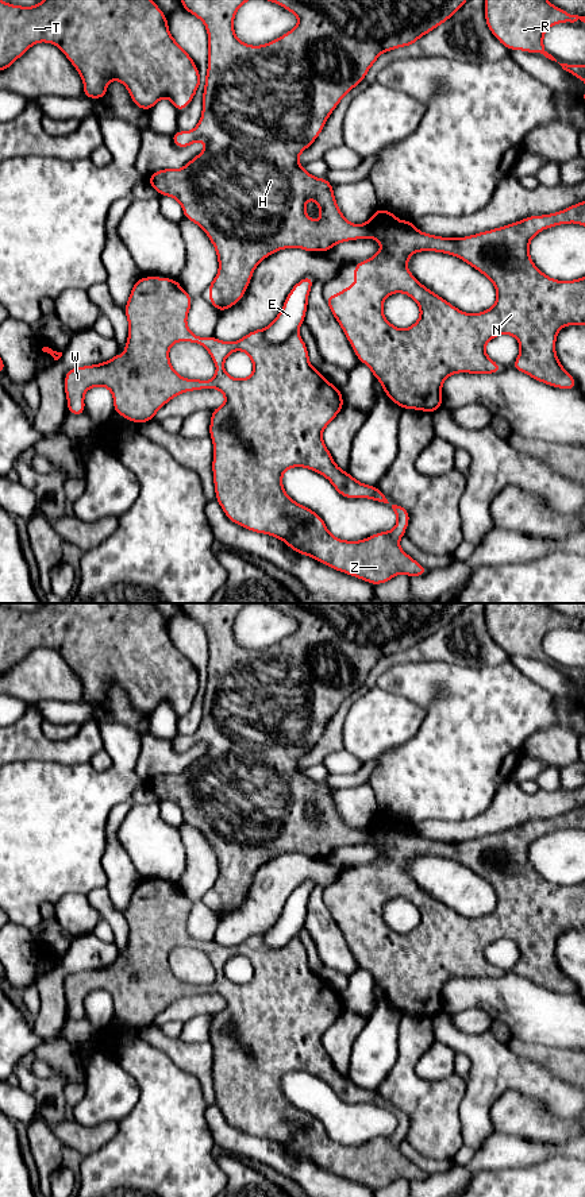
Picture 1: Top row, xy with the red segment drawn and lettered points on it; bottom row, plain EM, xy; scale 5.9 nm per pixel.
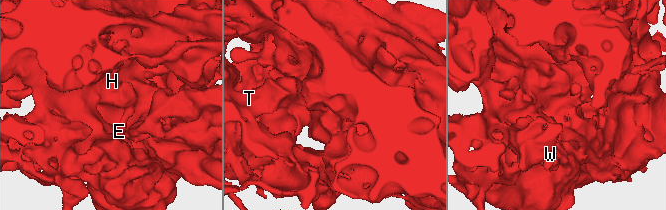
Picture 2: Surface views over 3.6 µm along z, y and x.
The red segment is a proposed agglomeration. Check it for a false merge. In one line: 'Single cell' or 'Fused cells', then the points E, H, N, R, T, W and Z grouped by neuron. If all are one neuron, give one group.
Fused cells. Groups: E / H N R T W Z

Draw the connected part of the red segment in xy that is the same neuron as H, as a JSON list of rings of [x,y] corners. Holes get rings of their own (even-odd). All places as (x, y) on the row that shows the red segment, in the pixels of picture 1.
[[[181,0],[185,11],[199,18],[208,32],[208,73],[199,124],[189,132],[172,134],[173,143],[188,147],[205,142],[207,147],[178,170],[162,169],[147,181],[161,194],[176,198],[184,217],[200,225],[213,244],[219,271],[209,287],[209,304],[220,313],[238,304],[249,287],[259,262],[276,251],[297,247],[308,252],[327,252],[340,242],[377,239],[380,251],[365,262],[355,263],[355,283],[342,287],[340,294],[326,297],[359,362],[370,367],[386,394],[401,409],[432,413],[443,403],[442,385],[457,372],[496,374],[503,370],[485,354],[485,345],[499,335],[511,335],[520,344],[520,354],[512,367],[553,387],[571,390],[577,381],[562,367],[555,354],[555,340],[566,325],[585,325],[585,277],[557,281],[543,274],[530,259],[530,240],[542,229],[577,223],[585,227],[585,201],[551,215],[530,216],[505,227],[466,238],[440,238],[420,232],[411,220],[396,220],[393,212],[378,208],[365,224],[351,224],[338,208],[332,188],[326,178],[316,178],[299,163],[299,155],[320,135],[324,124],[340,100],[367,74],[384,51],[412,46],[424,34],[450,19],[467,0],[269,0],[299,18],[299,24],[276,40],[262,46],[240,42],[234,32],[234,16],[249,0]],[[312,198],[320,208],[320,220],[312,221],[305,202]],[[419,251],[454,255],[489,278],[497,291],[496,304],[481,312],[465,313],[422,285],[409,270],[408,259]],[[408,294],[420,306],[420,318],[407,329],[393,327],[382,313],[386,297]]]

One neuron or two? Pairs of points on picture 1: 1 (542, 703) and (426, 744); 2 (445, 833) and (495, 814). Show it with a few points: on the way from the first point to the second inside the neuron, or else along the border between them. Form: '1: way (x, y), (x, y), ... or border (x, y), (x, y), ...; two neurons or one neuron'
1: way (514, 709), (495, 709), (489, 711), (454, 744); one neuron
2: way (457, 831), (482, 825); one neuron

